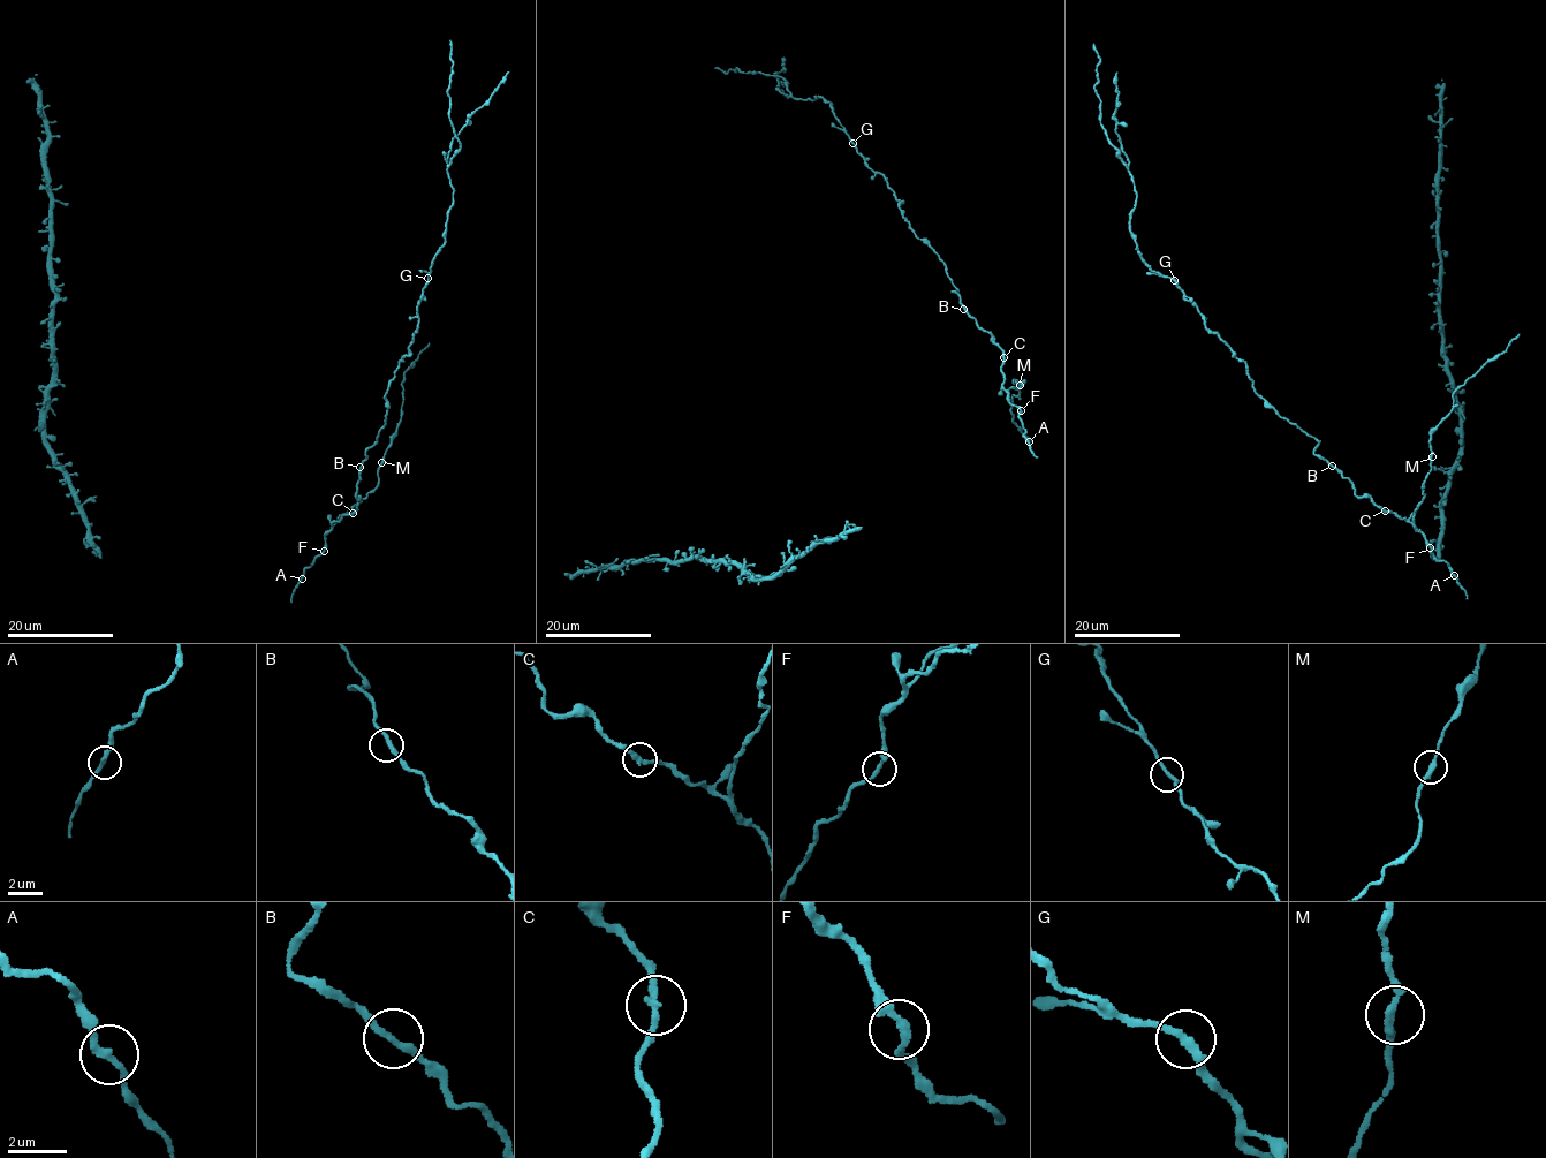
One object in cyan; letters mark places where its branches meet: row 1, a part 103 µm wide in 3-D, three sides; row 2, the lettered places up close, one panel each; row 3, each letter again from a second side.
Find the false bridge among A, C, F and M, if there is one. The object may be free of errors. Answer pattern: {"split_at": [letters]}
{"split_at": []}

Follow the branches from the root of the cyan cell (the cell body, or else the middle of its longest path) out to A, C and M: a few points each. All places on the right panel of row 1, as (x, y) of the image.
A: (1442, 560), (1454, 575)
C: (1442, 560), (1432, 554), (1425, 536), (1411, 523), (1385, 511)
M: (1442, 560), (1432, 554), (1414, 517), (1424, 497), (1423, 484), (1431, 469), (1432, 456)

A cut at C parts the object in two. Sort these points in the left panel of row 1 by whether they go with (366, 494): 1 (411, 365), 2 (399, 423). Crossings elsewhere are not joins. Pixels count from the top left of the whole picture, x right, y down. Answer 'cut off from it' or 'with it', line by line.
1: with it
2: with it

